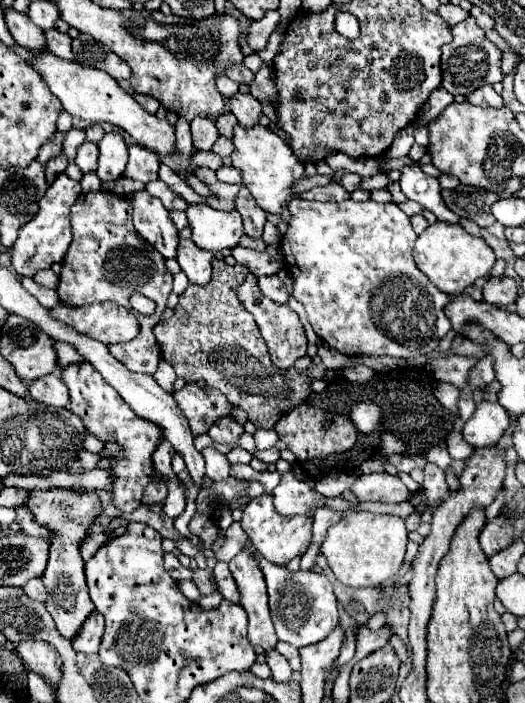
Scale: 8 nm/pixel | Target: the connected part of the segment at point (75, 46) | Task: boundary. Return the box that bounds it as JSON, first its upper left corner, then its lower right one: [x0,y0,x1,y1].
[72,34,130,80]

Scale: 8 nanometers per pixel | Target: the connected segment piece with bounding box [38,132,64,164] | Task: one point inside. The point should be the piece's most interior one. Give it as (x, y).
(52, 148)

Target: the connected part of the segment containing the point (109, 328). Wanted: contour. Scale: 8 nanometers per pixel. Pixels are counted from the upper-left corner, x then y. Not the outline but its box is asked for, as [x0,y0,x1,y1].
[50,302,140,344]

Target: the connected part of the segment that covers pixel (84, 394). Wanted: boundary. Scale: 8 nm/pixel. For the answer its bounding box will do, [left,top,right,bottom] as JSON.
[60,362,160,512]

